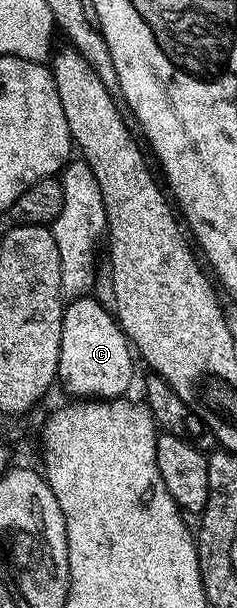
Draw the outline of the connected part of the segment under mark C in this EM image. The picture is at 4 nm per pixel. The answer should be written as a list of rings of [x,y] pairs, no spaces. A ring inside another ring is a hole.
[[[84,295],[66,302],[61,323],[61,355],[59,356],[58,380],[63,381],[63,389],[75,399],[119,399],[131,385],[135,377],[133,346],[112,313],[105,311],[94,296]]]

